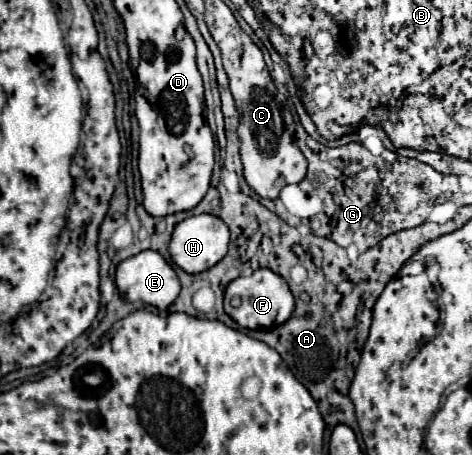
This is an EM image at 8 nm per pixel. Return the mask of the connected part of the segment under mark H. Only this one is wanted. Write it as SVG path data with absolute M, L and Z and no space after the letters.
M195 215L195 217L181 221L175 227L173 239L169 243L169 253L171 253L173 261L185 273L201 273L201 271L211 269L215 263L219 263L225 257L227 245L229 245L229 229L219 217L215 217L215 215Z

